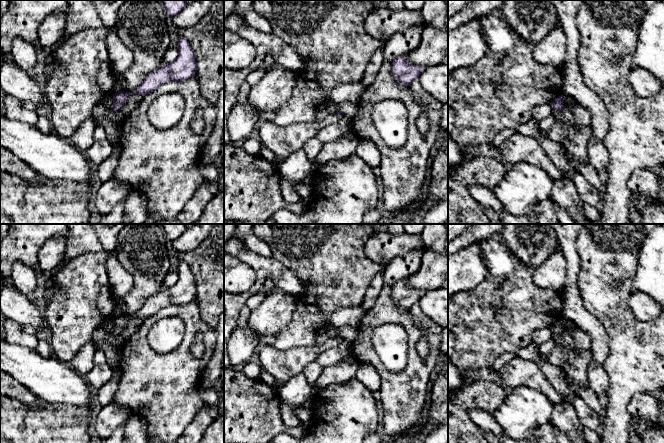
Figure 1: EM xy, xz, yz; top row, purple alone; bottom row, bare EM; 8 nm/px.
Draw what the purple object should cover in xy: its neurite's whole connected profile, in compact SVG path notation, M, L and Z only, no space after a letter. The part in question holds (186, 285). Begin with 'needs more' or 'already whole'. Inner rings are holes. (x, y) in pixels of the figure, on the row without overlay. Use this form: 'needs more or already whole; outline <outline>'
already whole; outline M179 260L176 271L178 273L178 281L172 287L165 288L147 299L142 308L131 317L123 314L115 317L113 319L114 325L111 332L117 336L129 323L131 318L139 318L144 321L154 316L164 307L194 301L197 293L194 274L189 266L181 260Z

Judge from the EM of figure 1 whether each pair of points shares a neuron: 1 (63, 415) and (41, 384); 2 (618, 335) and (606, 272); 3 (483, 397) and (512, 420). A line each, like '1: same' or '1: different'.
1: different
2: same
3: different

